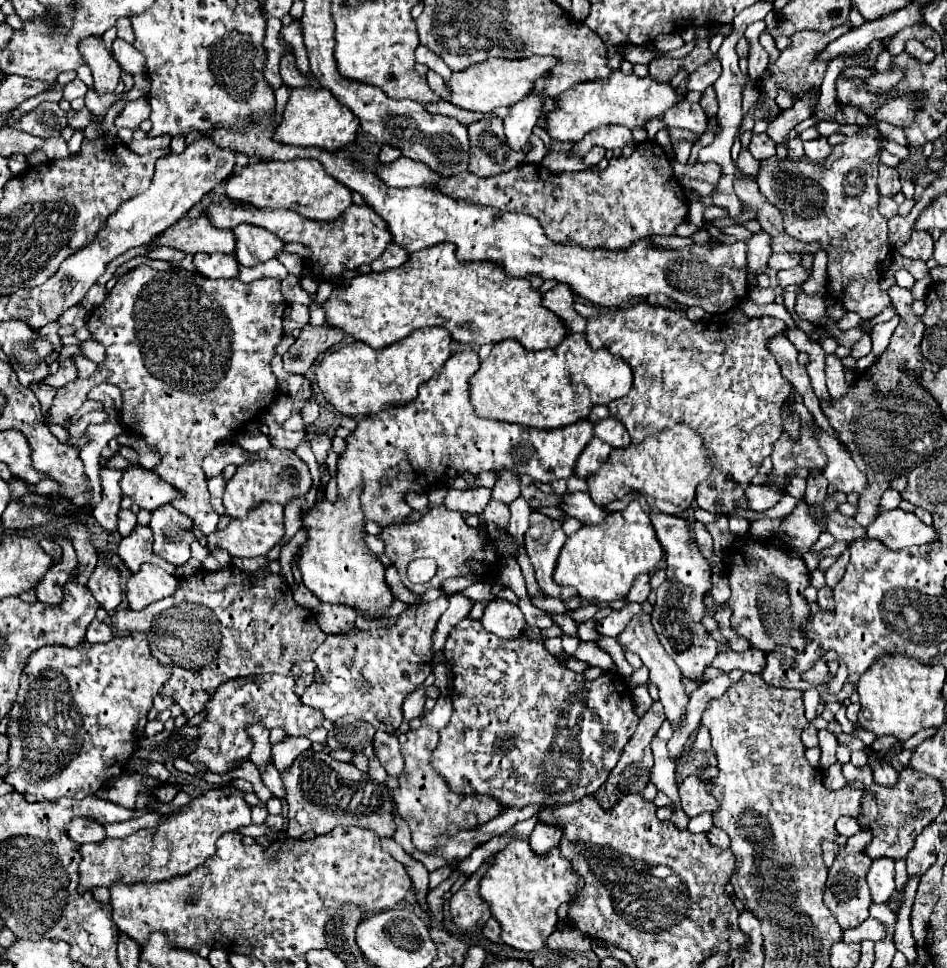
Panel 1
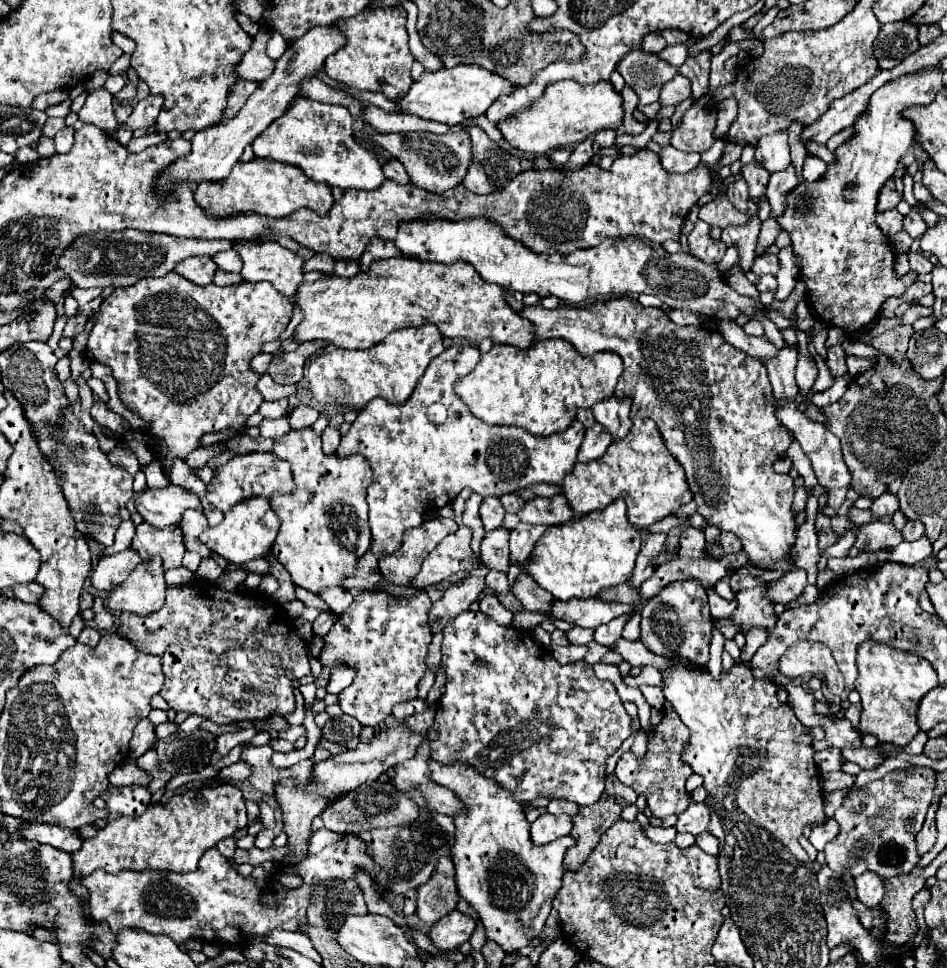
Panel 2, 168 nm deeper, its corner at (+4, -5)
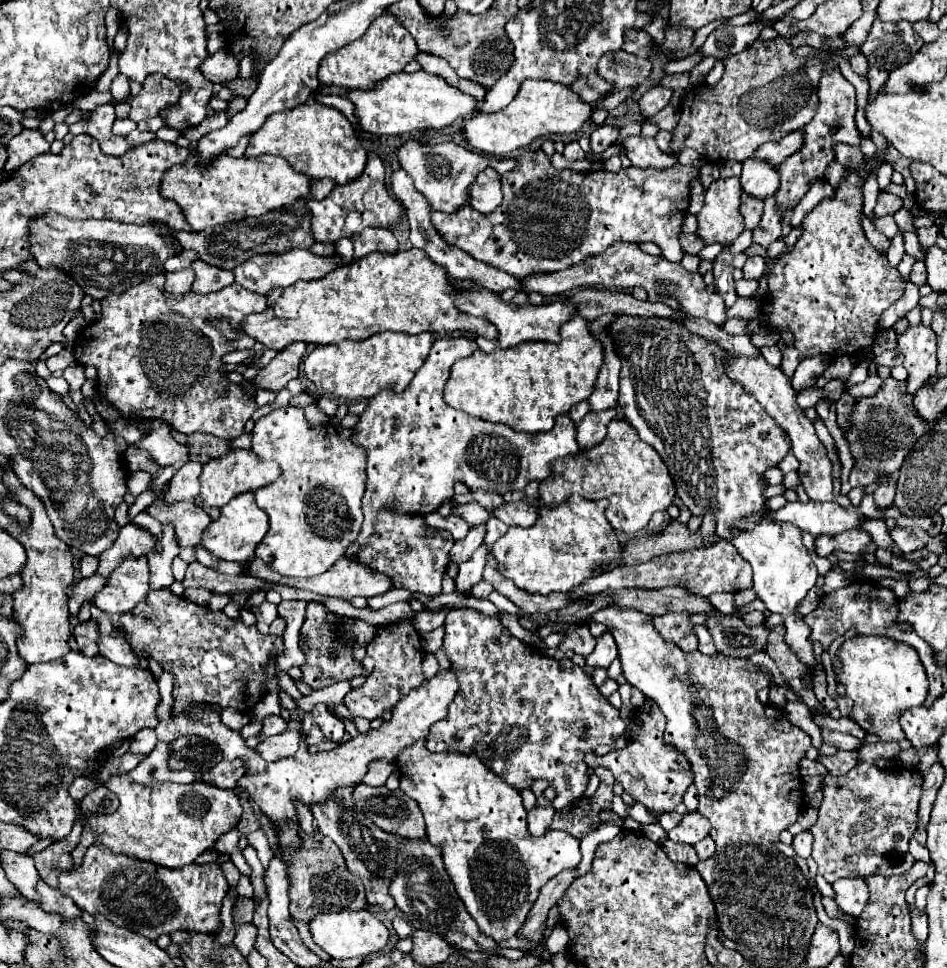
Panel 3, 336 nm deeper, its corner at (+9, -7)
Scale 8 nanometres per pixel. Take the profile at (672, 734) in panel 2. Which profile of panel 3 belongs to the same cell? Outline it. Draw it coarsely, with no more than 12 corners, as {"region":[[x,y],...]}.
{"region":[[645,700],[625,748],[585,754],[653,814],[693,784],[685,756],[663,742],[665,716]]}

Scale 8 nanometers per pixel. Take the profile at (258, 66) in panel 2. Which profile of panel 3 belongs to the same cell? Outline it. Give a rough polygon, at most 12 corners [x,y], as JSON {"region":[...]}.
{"region":[[221,48],[201,62],[213,84],[237,76],[237,60]]}

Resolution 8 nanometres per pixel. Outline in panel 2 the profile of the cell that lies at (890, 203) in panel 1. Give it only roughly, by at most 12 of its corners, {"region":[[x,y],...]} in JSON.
{"region":[[896,208],[878,212],[876,224],[888,238],[902,230]]}

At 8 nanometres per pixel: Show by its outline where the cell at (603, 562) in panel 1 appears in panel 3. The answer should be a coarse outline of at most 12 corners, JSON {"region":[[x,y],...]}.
{"region":[[607,500],[539,508],[491,546],[531,594],[567,592],[621,560]]}

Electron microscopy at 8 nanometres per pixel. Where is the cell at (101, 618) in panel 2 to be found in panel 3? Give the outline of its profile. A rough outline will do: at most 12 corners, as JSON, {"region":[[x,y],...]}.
{"region":[[101,636],[101,656],[119,666],[141,666],[149,662],[139,658],[125,638]]}

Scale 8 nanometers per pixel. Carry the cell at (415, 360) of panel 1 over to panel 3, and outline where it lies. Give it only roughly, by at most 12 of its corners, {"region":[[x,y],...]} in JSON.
{"region":[[433,336],[317,346],[309,382],[339,400],[403,392]]}

